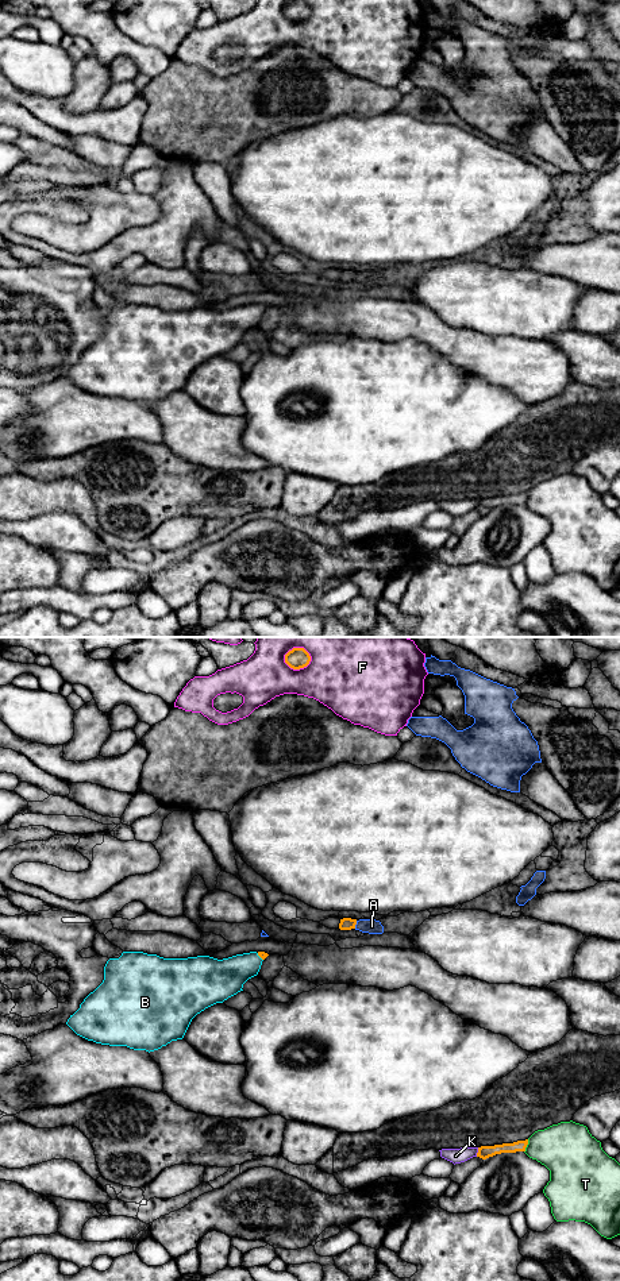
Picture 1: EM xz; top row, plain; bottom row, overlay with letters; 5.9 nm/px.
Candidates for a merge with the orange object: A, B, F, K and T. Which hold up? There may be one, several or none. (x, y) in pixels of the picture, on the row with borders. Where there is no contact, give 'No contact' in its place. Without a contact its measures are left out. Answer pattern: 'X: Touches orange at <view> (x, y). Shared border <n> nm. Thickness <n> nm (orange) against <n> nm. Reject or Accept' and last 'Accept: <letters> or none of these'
A: Touches orange at xz (355, 923). Shared border 50 nm. Thickness 80 nm (orange) against 90 nm. Reject
B: Touches orange at xz (260, 956). Shared border 60 nm. Thickness 50 nm (orange) against 220 nm. Accept
F: Touches orange at xz (299, 668). Shared border 170 nm. Thickness 120 nm (orange) against 400 nm. Reject
K: Touches orange at xz (478, 1152). Shared border 60 nm. Thickness 80 nm (orange) against 90 nm. Reject
T: Touches orange at xz (526, 1146). Shared border 80 nm. Thickness 80 nm (orange) against 320 nm. Reject
Accept: B

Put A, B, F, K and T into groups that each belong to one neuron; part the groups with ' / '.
A / B / F / K / T

